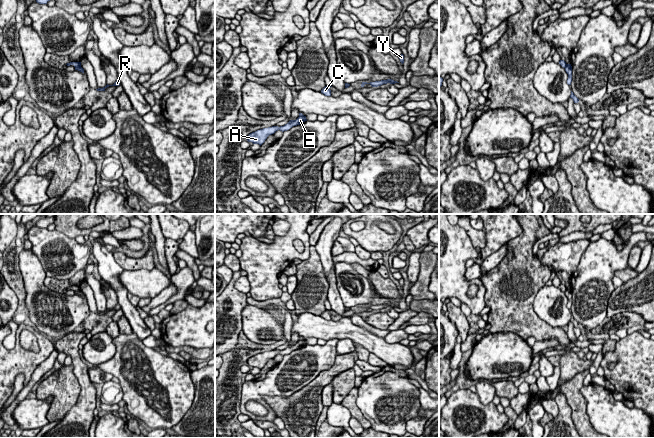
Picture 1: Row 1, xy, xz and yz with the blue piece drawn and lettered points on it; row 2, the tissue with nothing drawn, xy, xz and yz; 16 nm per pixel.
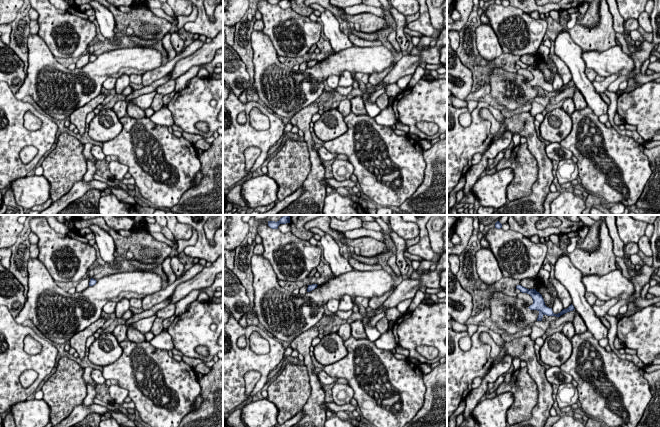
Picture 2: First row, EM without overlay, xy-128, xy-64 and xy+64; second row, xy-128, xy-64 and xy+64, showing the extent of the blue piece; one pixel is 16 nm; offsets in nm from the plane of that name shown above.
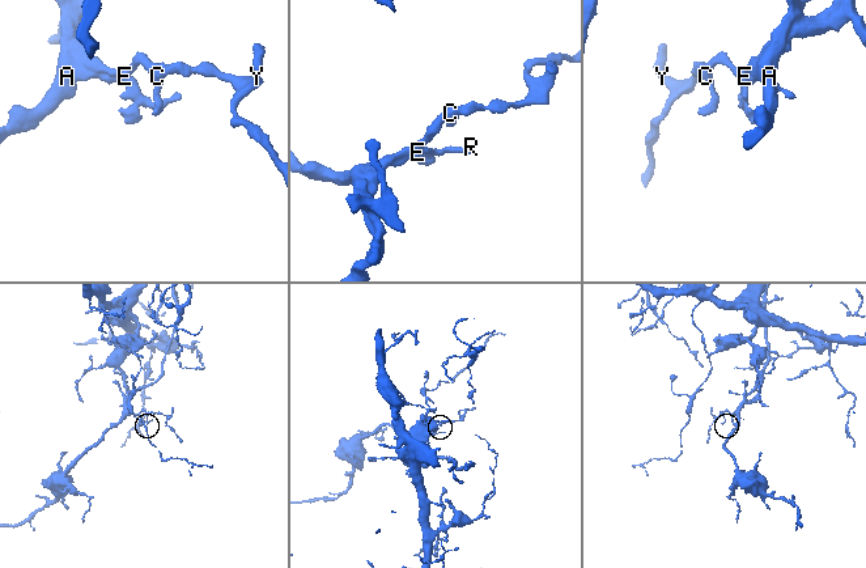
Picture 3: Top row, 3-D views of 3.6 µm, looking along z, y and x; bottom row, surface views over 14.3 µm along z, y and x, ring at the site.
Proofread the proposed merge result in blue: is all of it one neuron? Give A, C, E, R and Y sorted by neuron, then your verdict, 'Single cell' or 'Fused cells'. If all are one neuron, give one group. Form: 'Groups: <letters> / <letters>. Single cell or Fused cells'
Groups: A E R / C Y. Fused cells

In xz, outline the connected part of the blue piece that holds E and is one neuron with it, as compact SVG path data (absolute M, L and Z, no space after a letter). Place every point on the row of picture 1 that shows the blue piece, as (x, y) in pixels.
M299 116L296 120L291 123L287 123L284 126L272 126L268 128L263 128L252 132L248 135L247 141L252 142L253 144L259 144L260 146L265 142L269 135L274 134L276 131L280 130L282 132L289 130L293 126L297 126L307 121L306 116Z

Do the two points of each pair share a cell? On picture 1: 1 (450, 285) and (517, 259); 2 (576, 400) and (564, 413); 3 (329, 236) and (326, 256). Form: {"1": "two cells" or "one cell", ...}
{"1": "two cells", "2": "two cells", "3": "one cell"}

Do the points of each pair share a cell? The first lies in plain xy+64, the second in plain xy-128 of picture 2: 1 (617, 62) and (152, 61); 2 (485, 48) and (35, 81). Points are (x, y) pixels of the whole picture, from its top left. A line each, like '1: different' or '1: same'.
1: same
2: same

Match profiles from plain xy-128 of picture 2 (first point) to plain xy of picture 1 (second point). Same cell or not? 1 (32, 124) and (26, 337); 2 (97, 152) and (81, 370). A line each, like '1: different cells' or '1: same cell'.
1: same cell
2: different cells

